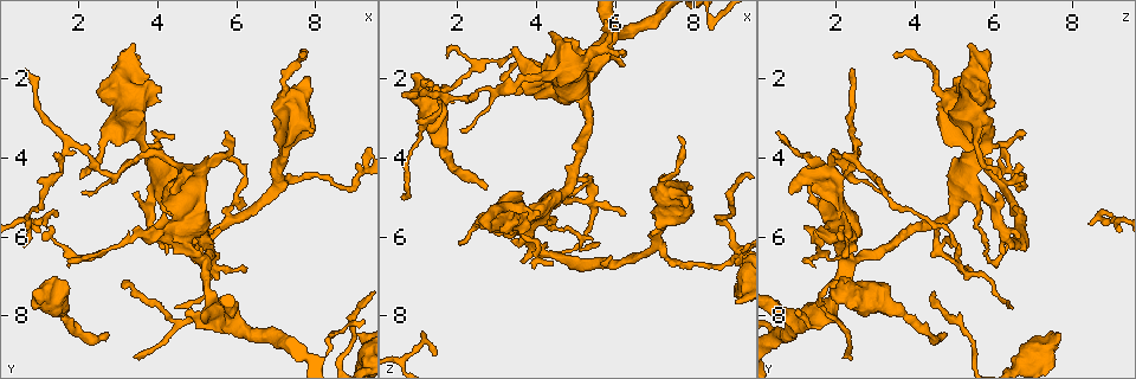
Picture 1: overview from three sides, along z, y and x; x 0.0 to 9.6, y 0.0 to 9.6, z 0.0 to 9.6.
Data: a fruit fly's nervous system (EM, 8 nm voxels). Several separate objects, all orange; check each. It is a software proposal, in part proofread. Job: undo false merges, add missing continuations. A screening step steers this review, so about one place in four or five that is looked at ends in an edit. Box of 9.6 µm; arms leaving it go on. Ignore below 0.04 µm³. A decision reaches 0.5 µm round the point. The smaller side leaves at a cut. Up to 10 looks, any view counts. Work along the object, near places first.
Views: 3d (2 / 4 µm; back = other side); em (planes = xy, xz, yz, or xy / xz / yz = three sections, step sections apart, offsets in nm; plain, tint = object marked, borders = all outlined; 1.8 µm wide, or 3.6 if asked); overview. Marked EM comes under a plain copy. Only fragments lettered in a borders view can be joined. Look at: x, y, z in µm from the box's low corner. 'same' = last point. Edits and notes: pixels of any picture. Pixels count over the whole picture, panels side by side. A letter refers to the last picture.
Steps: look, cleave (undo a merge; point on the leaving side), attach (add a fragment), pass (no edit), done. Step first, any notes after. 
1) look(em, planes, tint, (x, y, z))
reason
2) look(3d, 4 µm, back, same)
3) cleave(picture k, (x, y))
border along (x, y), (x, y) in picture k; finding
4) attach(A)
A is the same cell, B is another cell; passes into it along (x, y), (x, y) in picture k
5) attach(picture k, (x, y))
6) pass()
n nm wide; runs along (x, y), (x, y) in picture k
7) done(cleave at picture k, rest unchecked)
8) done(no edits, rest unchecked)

look(em, planes, borders, (2.70, 8.45, 4.75))
an open end

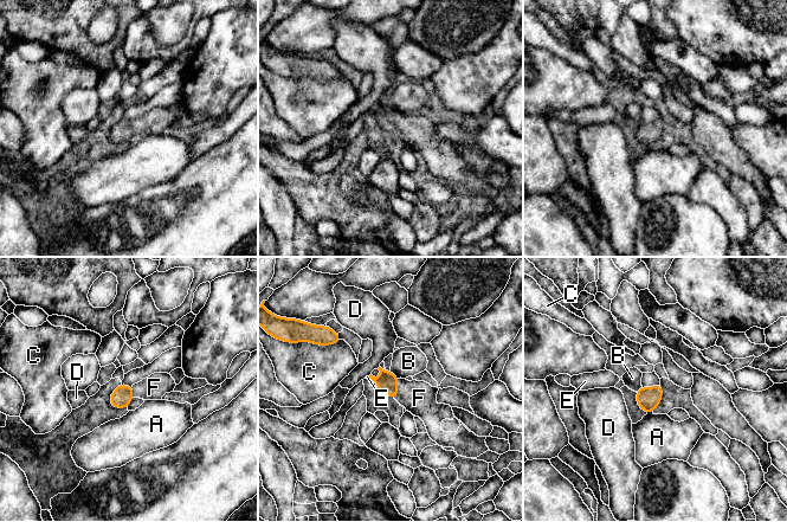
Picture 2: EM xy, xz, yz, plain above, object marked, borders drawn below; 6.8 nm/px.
attach(F)
F is the same cell, A, B, C, D and E are other cells; passes into it along (387, 382), (397, 388), (419, 398) in picture 2; it goes on there

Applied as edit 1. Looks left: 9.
look(overview)
redraw

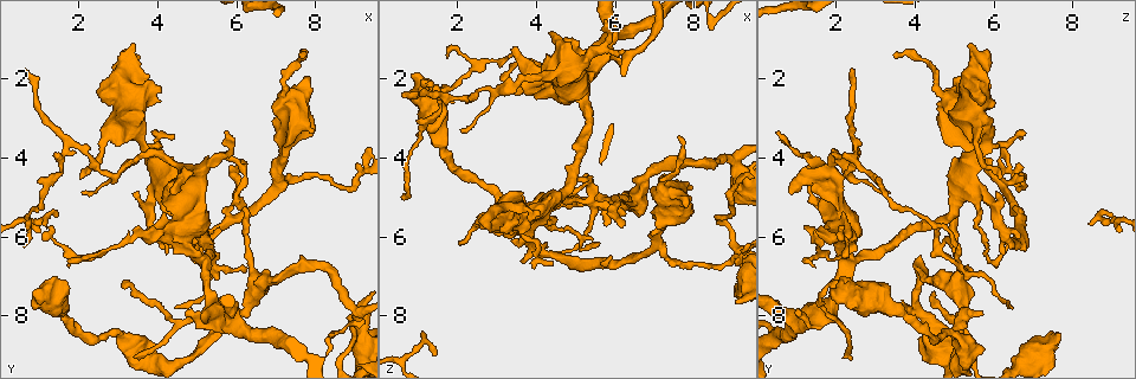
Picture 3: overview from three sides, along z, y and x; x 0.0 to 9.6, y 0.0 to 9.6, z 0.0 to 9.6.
look(3d, 4 µm, (3.20, 7.15, 2.05))

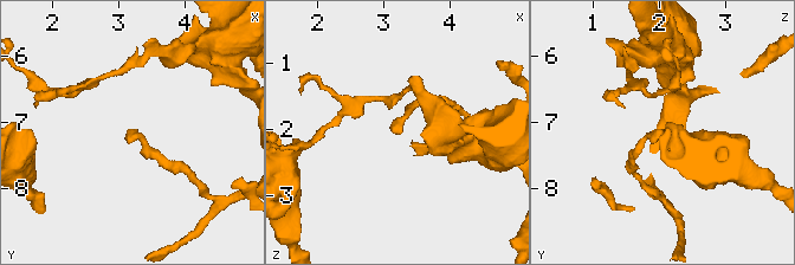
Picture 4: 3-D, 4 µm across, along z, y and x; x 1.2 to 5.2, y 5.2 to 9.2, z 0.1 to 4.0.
look(em, xy, step 8, tint, (3.15, 7.15, 2.05))

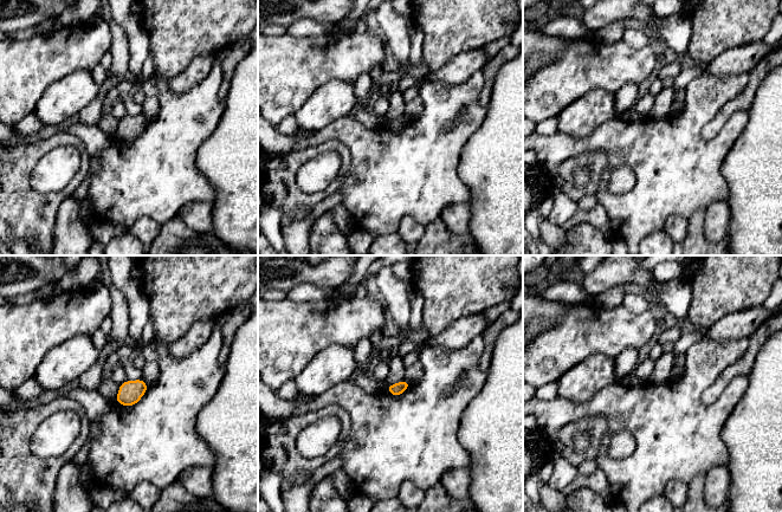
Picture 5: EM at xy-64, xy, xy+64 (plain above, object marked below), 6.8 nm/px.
look(em, planes, borders, same)
another direction

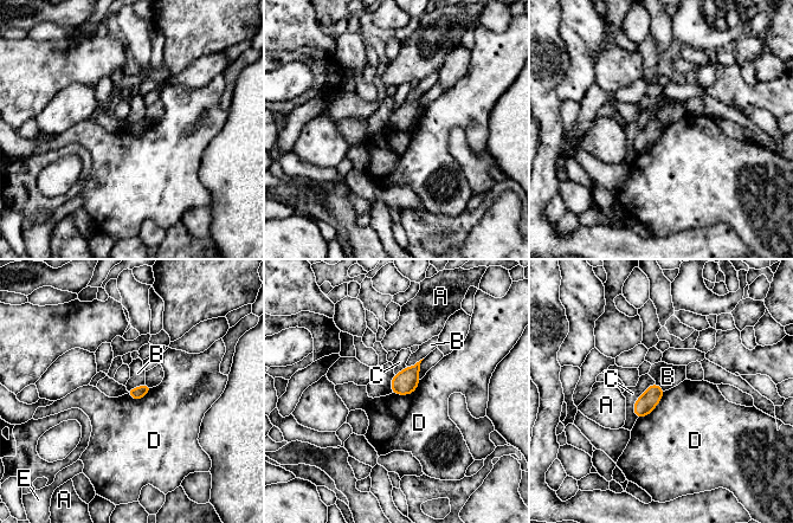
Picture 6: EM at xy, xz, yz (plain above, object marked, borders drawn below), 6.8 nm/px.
pass()
C touches over 280 nm; A, B, C, D and E are other cells; border along (420, 380), (411, 393), (392, 393) in picture 6; no lettered fragment goes on from it

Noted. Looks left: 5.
look(em, xz, step 16, tint, (0.95, 7.30, 1.90))
branch stops here

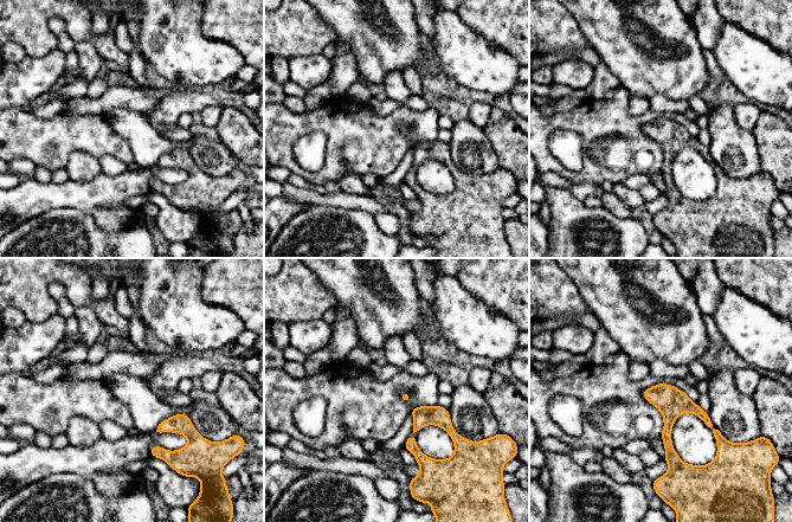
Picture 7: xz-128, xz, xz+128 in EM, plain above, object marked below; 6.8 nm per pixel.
look(em, planes, borders, same)

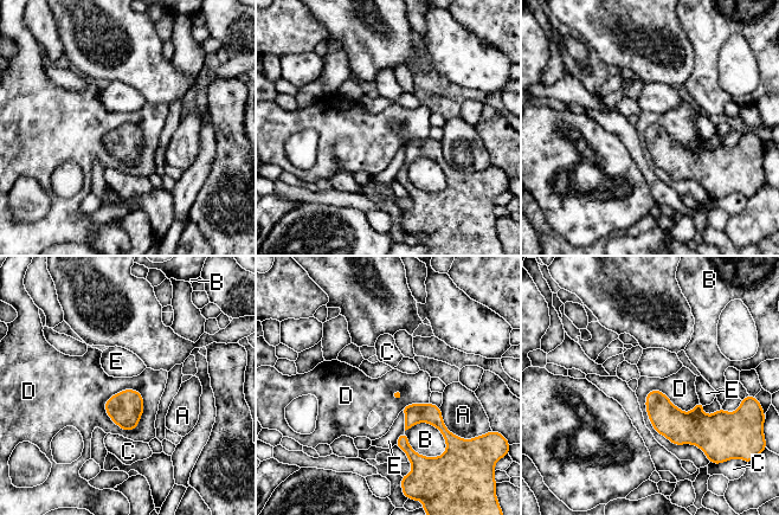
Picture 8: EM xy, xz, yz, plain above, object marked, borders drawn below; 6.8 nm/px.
pass()
A, B, C, D and E are other cells; border along (650, 390), (652, 429), (705, 454) in picture 8; no lettered fragment goes on from it

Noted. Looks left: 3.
look(em, planes, tint, (3.35, 1.10, 5.45))
thick end

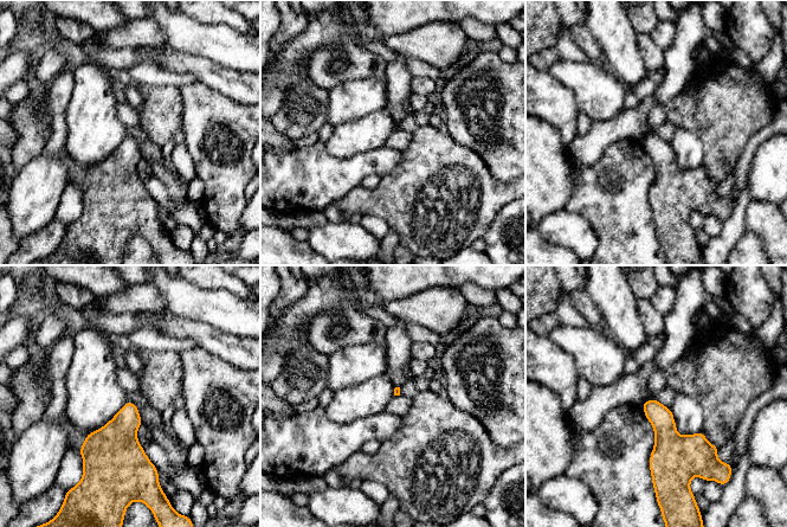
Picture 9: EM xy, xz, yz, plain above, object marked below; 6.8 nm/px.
look(em, planes, borders, same)
what lies round it

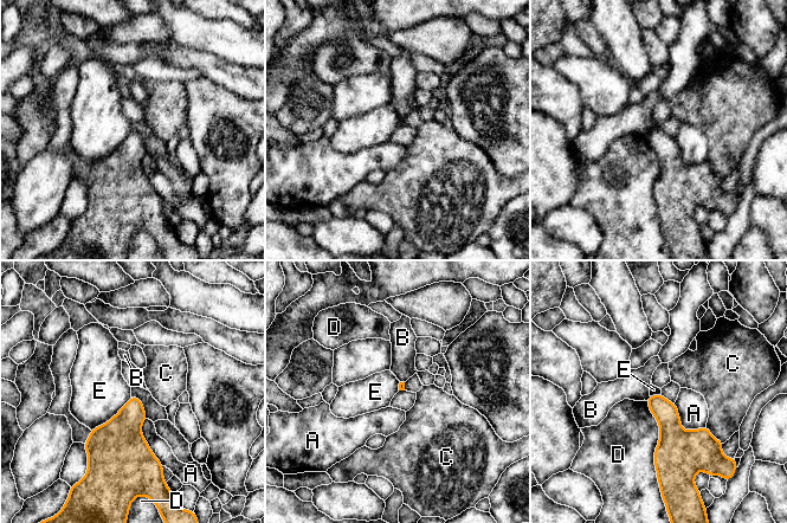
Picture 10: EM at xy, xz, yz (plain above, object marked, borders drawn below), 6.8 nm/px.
pass()
A, B, C, D and E are other cells; border along (130, 395), (107, 421), (90, 430) in picture 10; none of them fits

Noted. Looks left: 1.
done(attach at picture 2, rest unchecked)

